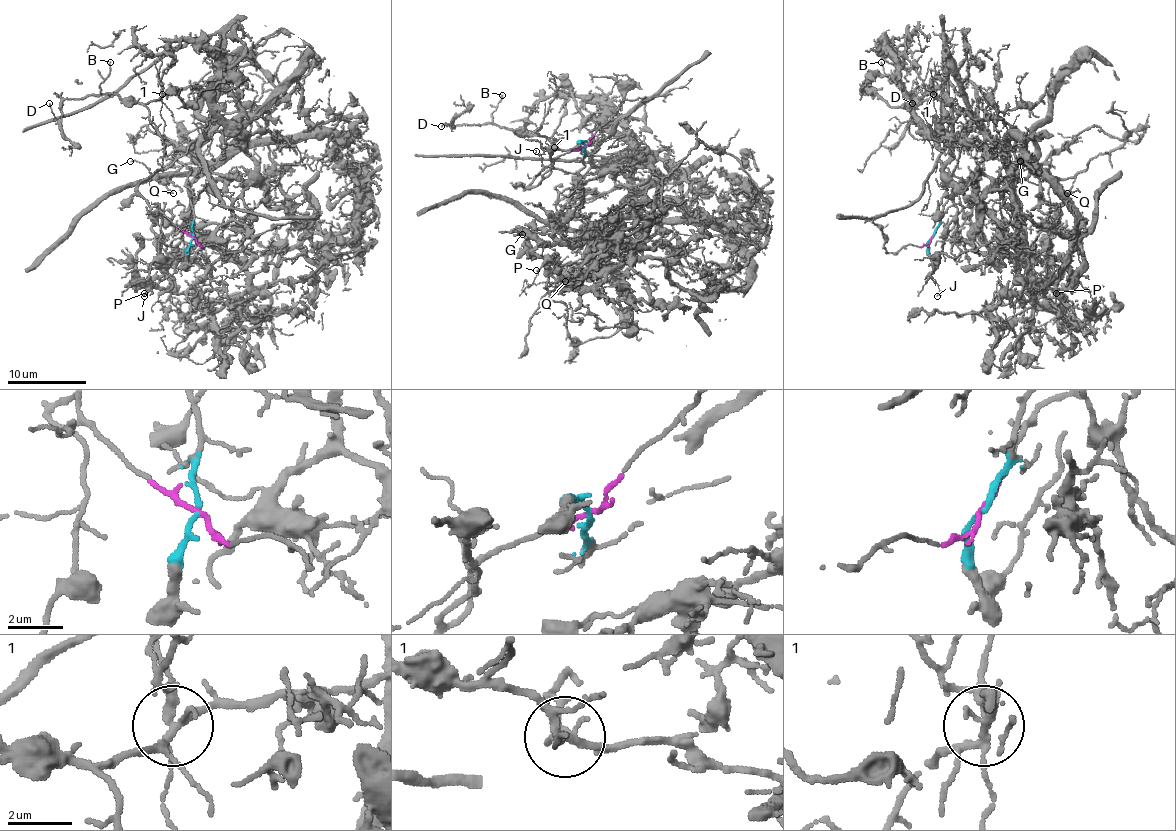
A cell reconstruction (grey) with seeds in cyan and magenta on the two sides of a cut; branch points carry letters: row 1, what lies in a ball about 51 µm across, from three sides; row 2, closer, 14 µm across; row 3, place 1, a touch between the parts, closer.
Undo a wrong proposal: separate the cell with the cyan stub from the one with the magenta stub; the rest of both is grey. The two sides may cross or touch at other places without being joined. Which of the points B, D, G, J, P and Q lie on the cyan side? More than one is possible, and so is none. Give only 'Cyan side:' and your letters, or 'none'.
Cyan side: G, P, Q

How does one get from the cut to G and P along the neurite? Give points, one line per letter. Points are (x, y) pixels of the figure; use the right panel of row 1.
G: (931, 237), (946, 197), (968, 178), (978, 172), (974, 176), (1023, 180), (1025, 164), (1012, 176), (1019, 162)
P: (931, 237), (946, 197), (968, 178), (1023, 180), (1025, 164), (1013, 170), (1013, 186), (1029, 278), (1057, 292)

